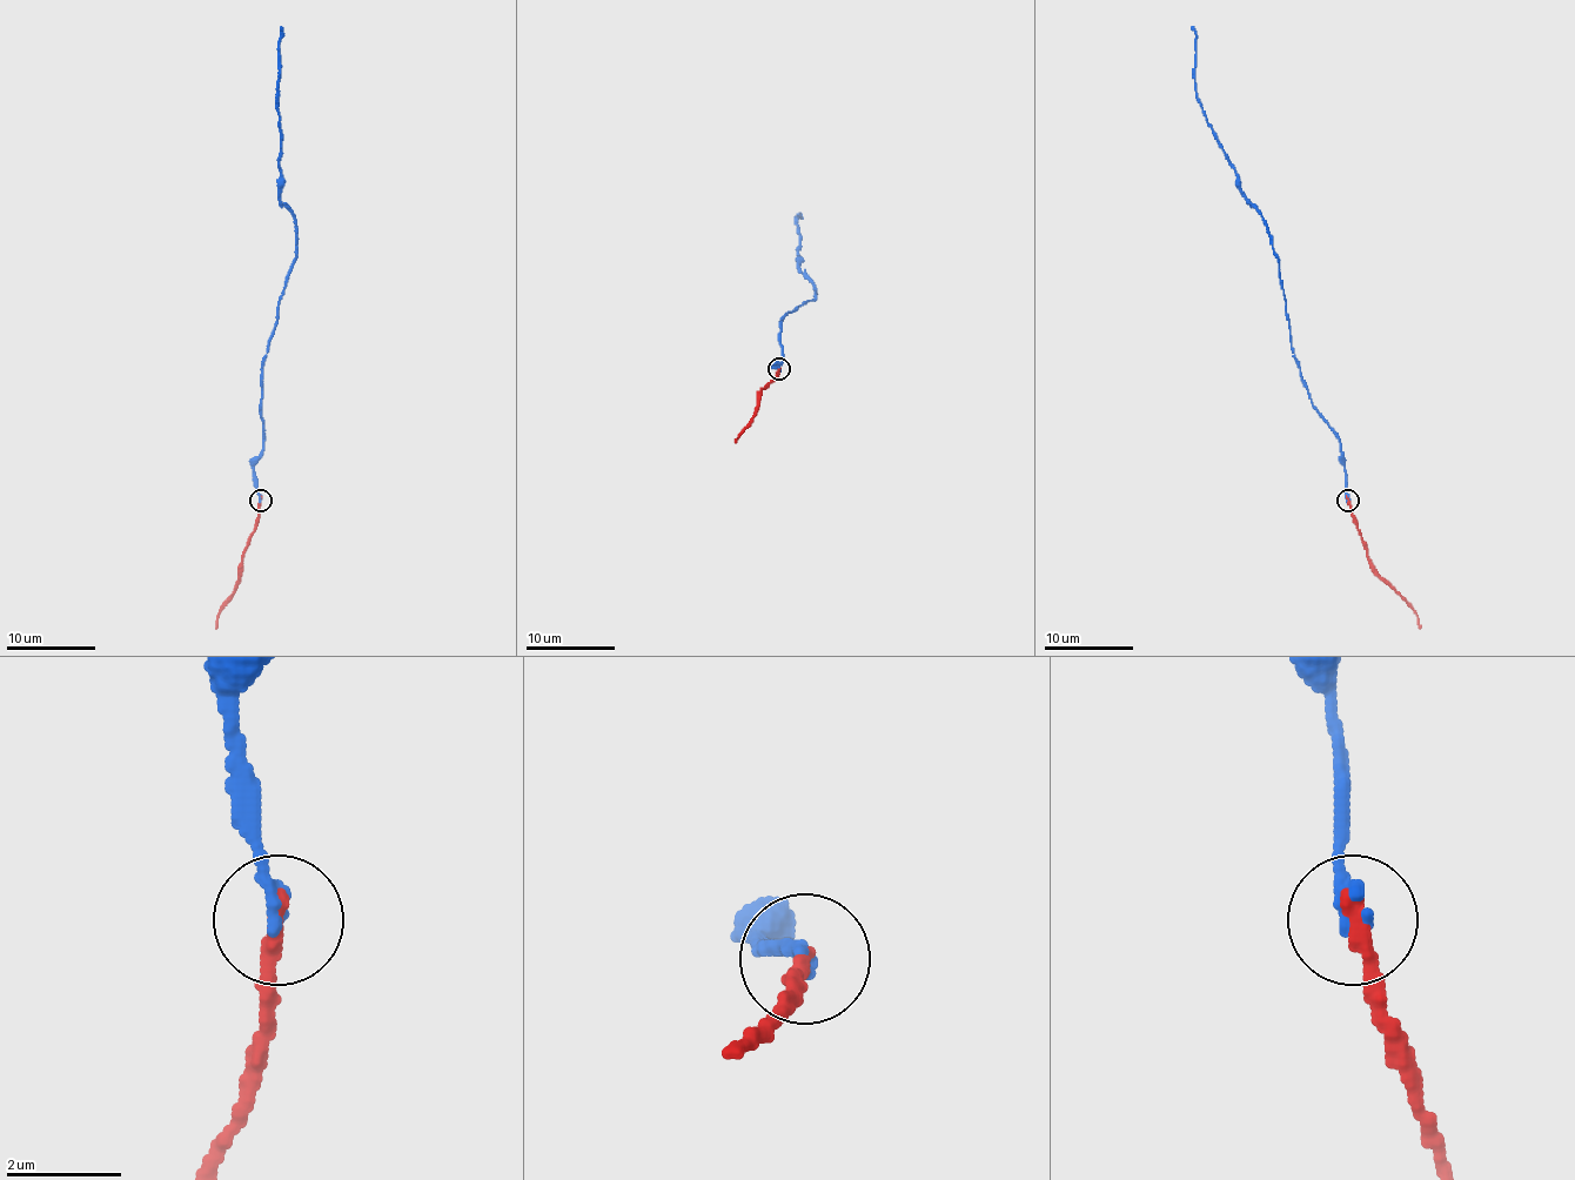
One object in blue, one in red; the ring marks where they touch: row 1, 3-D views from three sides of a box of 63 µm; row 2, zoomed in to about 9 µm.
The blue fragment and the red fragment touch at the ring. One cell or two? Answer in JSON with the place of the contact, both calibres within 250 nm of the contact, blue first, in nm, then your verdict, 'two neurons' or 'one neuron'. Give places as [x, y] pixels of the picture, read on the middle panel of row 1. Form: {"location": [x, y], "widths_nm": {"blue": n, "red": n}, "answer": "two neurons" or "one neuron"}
{"location": [779, 369], "widths_nm": {"blue": 280, "red": 380}, "answer": "one neuron"}

